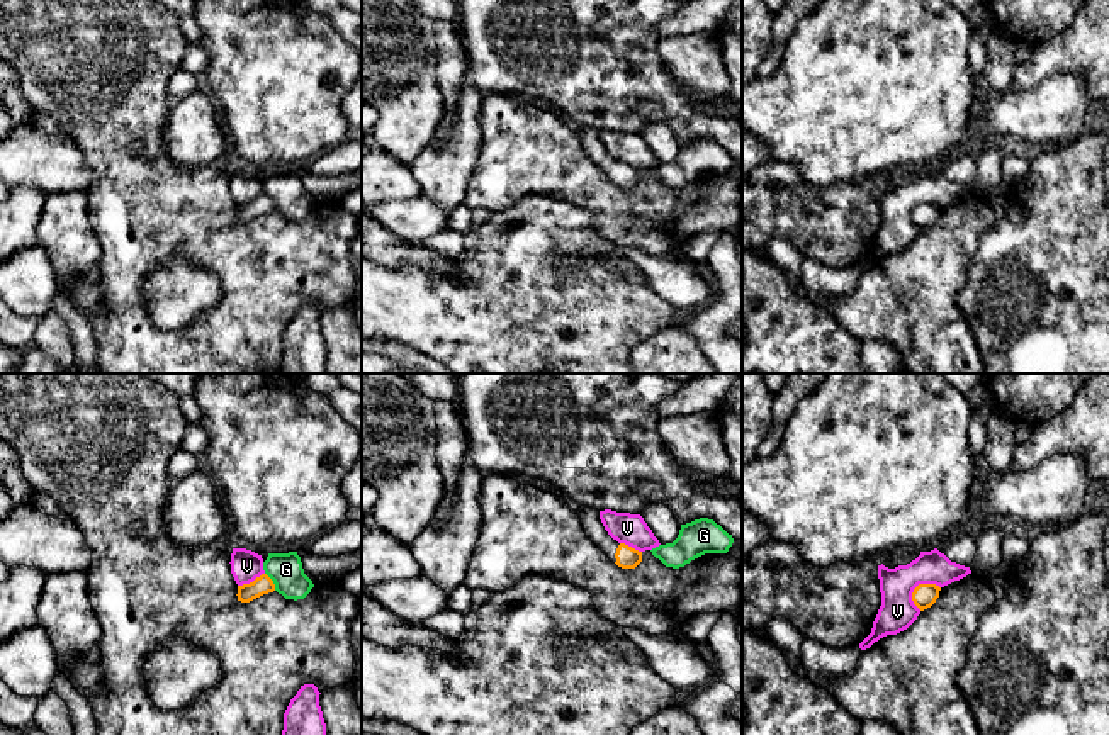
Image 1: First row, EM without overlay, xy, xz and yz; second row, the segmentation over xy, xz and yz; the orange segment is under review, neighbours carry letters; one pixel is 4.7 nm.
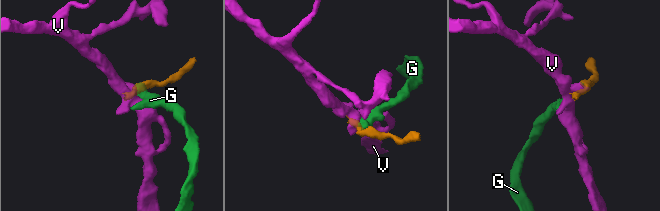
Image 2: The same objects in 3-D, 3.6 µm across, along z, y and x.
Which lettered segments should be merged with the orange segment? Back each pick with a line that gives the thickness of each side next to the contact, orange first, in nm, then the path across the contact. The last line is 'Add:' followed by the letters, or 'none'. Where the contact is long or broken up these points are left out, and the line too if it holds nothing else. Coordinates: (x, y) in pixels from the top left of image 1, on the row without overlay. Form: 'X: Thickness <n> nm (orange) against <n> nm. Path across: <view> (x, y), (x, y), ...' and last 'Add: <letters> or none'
Add: none

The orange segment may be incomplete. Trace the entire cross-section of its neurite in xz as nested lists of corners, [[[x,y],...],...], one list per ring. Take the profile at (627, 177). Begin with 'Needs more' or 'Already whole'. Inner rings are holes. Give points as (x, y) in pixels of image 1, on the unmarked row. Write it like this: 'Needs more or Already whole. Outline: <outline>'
Needs more. Outline: [[[581,126],[577,131],[586,156],[618,187],[635,188],[642,182],[642,171],[613,160],[605,149],[600,131]]]

